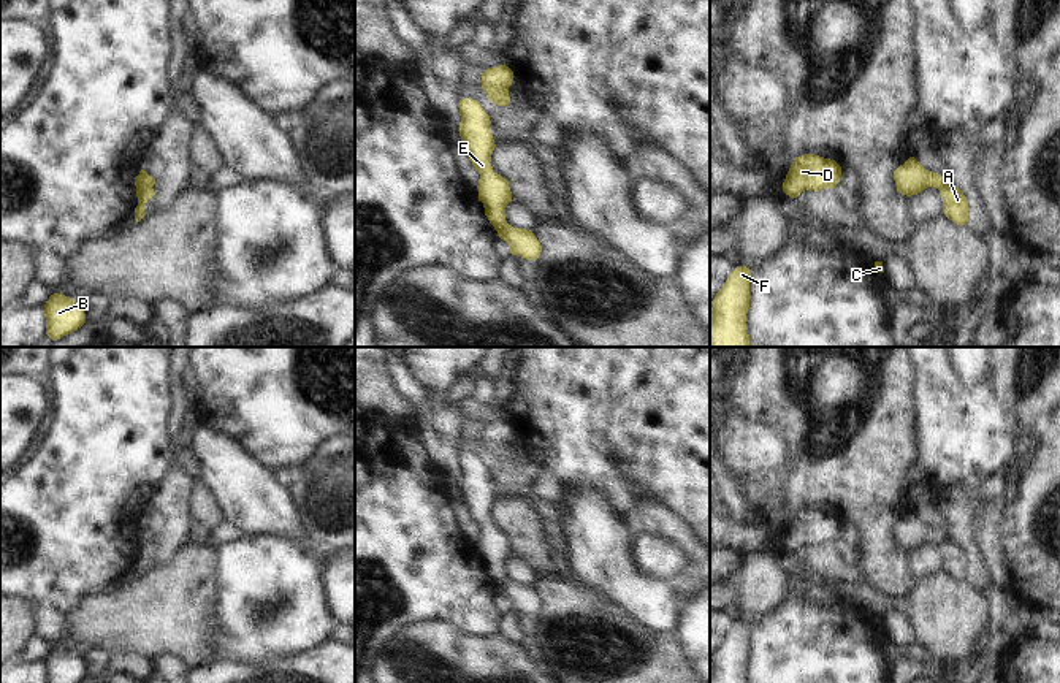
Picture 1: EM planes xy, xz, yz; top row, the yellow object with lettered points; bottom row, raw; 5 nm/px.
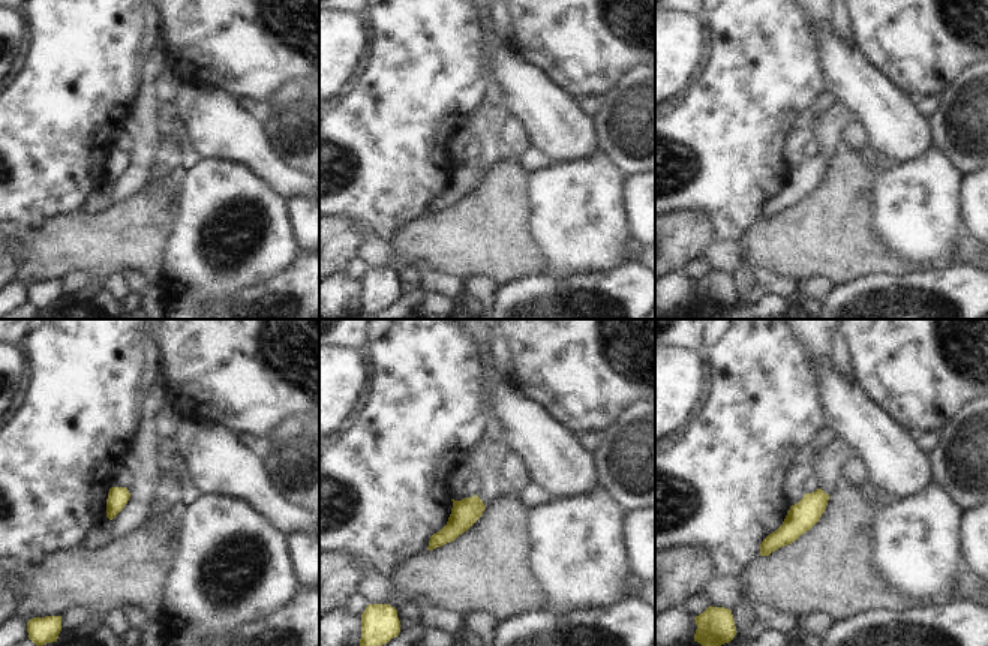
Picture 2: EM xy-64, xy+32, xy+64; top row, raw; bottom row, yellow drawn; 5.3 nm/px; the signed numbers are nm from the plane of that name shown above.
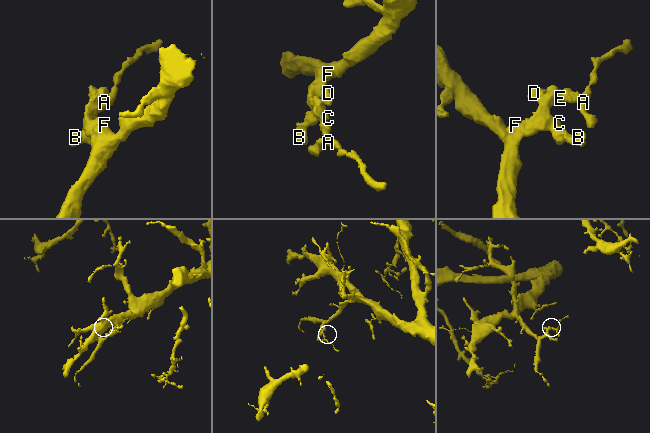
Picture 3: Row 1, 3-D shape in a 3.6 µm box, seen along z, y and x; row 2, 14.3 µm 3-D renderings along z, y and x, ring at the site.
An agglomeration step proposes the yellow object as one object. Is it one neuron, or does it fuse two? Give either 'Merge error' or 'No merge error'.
Merge error

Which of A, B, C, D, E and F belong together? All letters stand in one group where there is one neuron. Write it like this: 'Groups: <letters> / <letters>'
Groups: A / B C D E F

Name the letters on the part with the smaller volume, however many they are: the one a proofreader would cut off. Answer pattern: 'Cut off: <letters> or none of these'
Cut off: A

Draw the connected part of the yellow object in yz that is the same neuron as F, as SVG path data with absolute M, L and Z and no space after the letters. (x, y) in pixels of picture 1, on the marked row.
M737 266L710 303L710 347L749 347L751 269Z

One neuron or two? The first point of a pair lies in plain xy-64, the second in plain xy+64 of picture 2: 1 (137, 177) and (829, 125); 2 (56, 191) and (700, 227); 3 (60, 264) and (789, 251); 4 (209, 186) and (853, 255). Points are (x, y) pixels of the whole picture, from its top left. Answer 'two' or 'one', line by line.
1: one
2: two
3: one
4: two

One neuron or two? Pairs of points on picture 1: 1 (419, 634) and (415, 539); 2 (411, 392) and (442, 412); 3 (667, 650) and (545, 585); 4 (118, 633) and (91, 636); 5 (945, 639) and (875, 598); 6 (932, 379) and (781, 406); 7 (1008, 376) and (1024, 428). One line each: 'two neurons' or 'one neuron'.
1: two neurons
2: two neurons
3: one neuron
4: one neuron
5: one neuron
6: two neurons
7: one neuron

